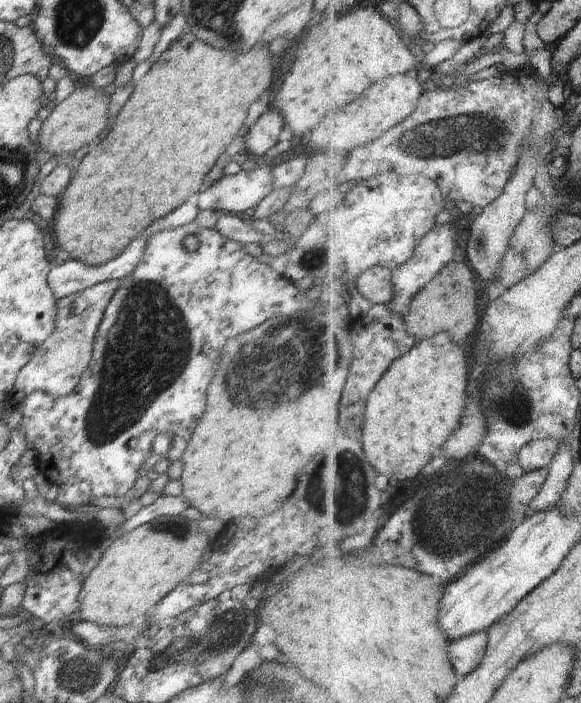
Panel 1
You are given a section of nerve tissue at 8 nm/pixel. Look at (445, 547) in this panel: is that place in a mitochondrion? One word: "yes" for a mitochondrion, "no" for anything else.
yes

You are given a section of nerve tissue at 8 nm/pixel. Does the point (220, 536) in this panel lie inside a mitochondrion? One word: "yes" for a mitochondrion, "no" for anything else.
no

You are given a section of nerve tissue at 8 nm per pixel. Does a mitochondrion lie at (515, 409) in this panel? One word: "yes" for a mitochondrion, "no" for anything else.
yes

